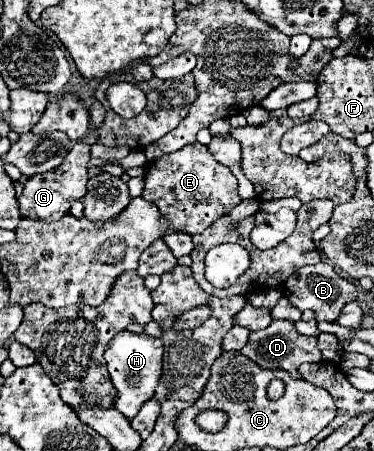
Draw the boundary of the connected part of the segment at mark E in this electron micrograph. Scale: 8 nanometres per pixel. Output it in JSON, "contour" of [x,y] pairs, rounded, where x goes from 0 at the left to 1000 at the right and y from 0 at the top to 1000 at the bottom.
{"contour":[[[532,315],[500,319],[500,328],[484,328],[479,337],[393,359],[388,417],[377,435],[414,452],[452,488],[452,510],[441,519],[495,514],[511,523],[537,519],[559,497],[570,497],[596,475],[612,475],[612,466],[644,448],[634,399],[618,377],[586,364],[559,328]]]}

